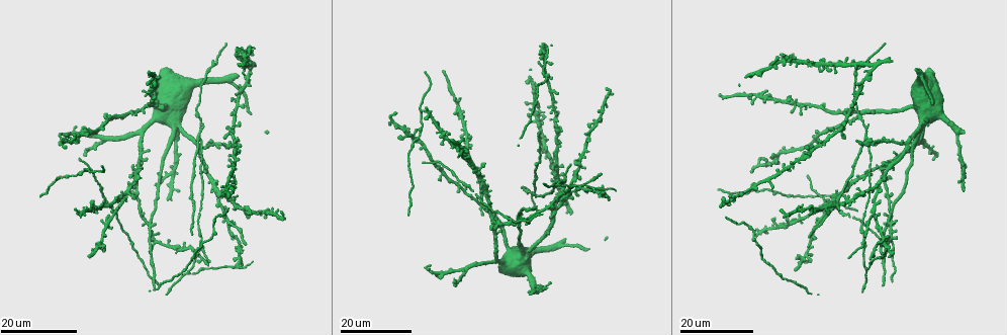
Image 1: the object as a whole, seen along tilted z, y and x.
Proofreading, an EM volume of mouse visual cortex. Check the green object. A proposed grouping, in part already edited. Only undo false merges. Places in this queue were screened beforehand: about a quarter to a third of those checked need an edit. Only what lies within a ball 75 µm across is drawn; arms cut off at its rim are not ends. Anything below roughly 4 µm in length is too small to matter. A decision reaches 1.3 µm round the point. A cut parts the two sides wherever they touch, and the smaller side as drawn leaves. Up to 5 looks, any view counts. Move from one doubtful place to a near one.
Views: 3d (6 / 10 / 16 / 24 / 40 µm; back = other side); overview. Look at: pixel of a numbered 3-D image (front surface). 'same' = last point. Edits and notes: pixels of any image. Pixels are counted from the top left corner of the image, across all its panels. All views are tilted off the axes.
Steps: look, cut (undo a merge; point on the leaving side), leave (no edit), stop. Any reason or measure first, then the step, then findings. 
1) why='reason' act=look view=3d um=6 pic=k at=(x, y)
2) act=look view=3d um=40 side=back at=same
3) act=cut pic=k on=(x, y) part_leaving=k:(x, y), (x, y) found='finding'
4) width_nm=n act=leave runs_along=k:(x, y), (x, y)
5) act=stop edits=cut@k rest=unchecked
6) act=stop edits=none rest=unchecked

why='branch point' act=look view=3d um=24 pic=1 at=(560, 185)

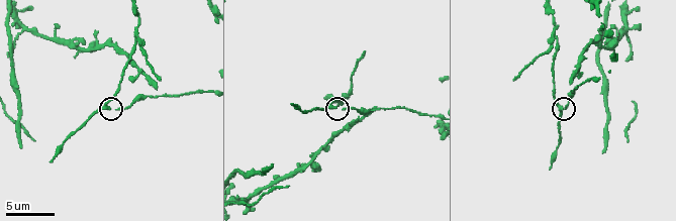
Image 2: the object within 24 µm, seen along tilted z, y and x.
act=look view=3d um=6 pic=2 at=(559, 106)

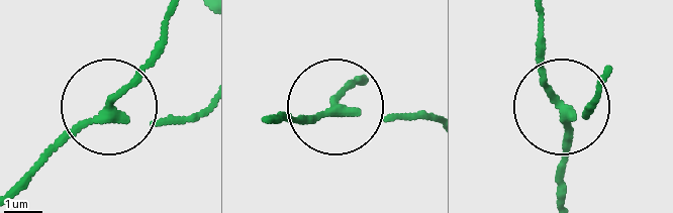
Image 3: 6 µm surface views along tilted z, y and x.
side_arm_um=9 arms=3 act=leave found='one cell here'

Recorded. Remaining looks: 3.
why='four or more arms meet' act=look view=3d um=16 pic=1 at=(150, 227)

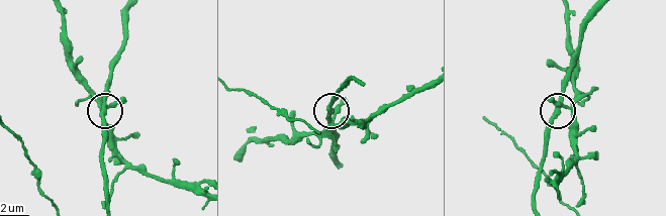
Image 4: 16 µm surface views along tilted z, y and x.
act=look view=3d um=10 pic=4 at=(567, 108)

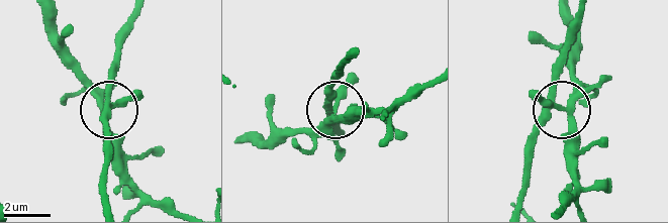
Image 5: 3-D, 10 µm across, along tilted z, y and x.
side_arm_um=23 act=leave runs_along=5:(580, 14), (556, 97), (567, 121), (569, 164) found='one cell here'

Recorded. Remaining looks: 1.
why='four arms meet' act=look view=3d um=6 pic=2 at=(25, 30)

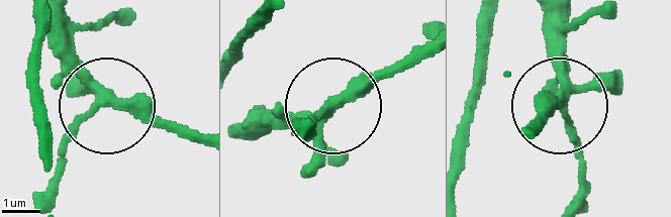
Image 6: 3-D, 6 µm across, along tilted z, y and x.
arms=4 act=leave runs_along=6:(549, 13), (564, 113), (589, 181) found='one cell here'

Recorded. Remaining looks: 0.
act=stop edits=none rest=unchecked

